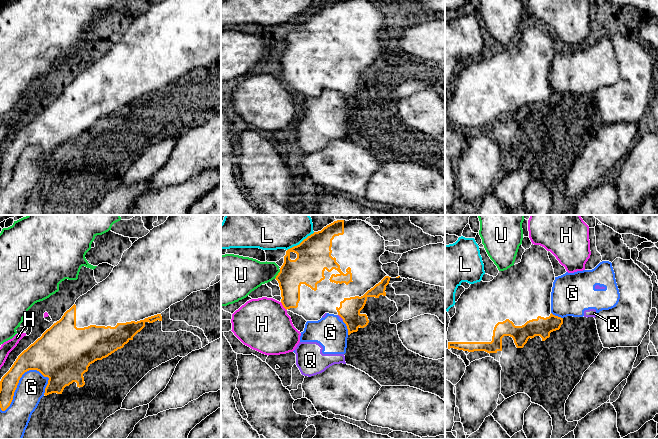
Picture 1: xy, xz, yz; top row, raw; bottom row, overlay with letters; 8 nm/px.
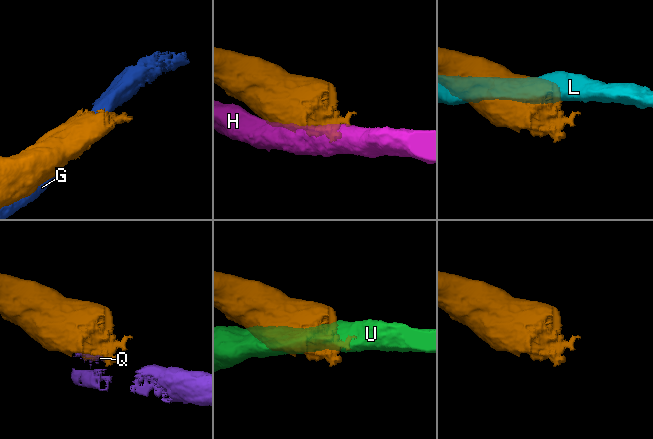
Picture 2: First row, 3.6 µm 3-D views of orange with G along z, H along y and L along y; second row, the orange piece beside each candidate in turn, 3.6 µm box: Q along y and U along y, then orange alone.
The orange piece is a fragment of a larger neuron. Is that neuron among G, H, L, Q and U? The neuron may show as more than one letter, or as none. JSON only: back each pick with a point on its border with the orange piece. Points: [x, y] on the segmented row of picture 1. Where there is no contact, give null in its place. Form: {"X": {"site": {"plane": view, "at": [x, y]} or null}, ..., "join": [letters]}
{"join": []}

